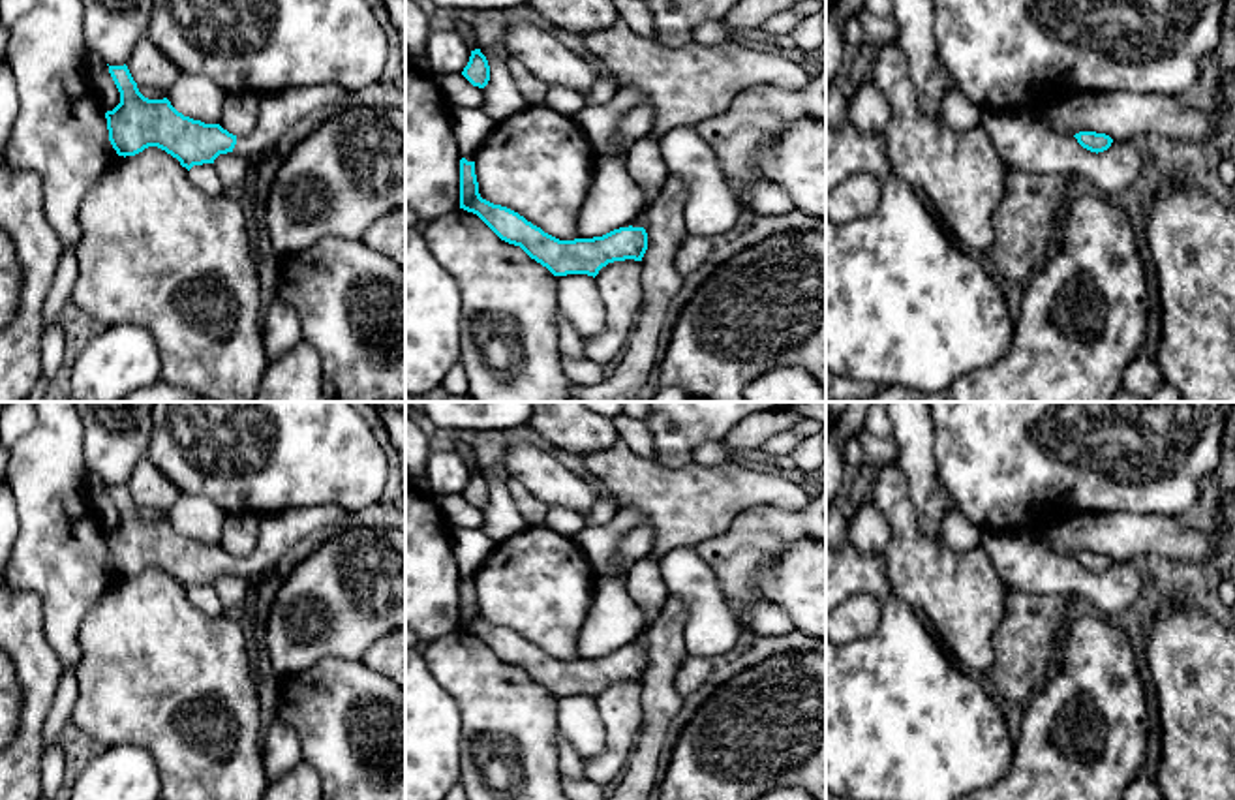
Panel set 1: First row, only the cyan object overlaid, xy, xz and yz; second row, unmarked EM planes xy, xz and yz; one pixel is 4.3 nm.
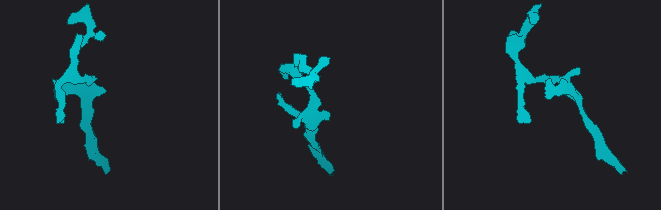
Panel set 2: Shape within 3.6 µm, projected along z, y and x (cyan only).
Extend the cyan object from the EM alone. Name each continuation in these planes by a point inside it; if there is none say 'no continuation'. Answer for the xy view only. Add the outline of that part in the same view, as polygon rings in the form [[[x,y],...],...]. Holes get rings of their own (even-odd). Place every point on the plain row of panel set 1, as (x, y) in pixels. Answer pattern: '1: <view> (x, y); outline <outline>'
1: xy (278, 532); outline [[[325,505],[263,515],[255,550],[250,556],[236,556],[233,573],[244,578],[263,577],[295,543],[327,526],[340,526],[347,513],[342,507]]]

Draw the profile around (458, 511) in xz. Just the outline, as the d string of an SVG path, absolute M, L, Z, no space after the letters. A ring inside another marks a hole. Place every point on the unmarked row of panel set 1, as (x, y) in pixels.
M462 494L437 498L437 505L452 528L479 530L482 526L482 509L473 507Z

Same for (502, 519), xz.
M480 468L490 486L490 501L482 509L480 530L497 545L505 539L526 531L529 526L520 515L505 481L490 469Z

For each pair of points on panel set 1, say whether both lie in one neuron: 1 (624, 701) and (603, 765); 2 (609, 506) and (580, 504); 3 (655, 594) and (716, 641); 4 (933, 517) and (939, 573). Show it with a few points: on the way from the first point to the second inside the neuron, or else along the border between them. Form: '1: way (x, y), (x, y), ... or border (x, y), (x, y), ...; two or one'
1: way (622, 716), (618, 750); one
2: border (599, 496), (586, 517); two
3: border (657, 564), (670, 594); two
4: border (911, 498), (920, 528), (941, 536); two

